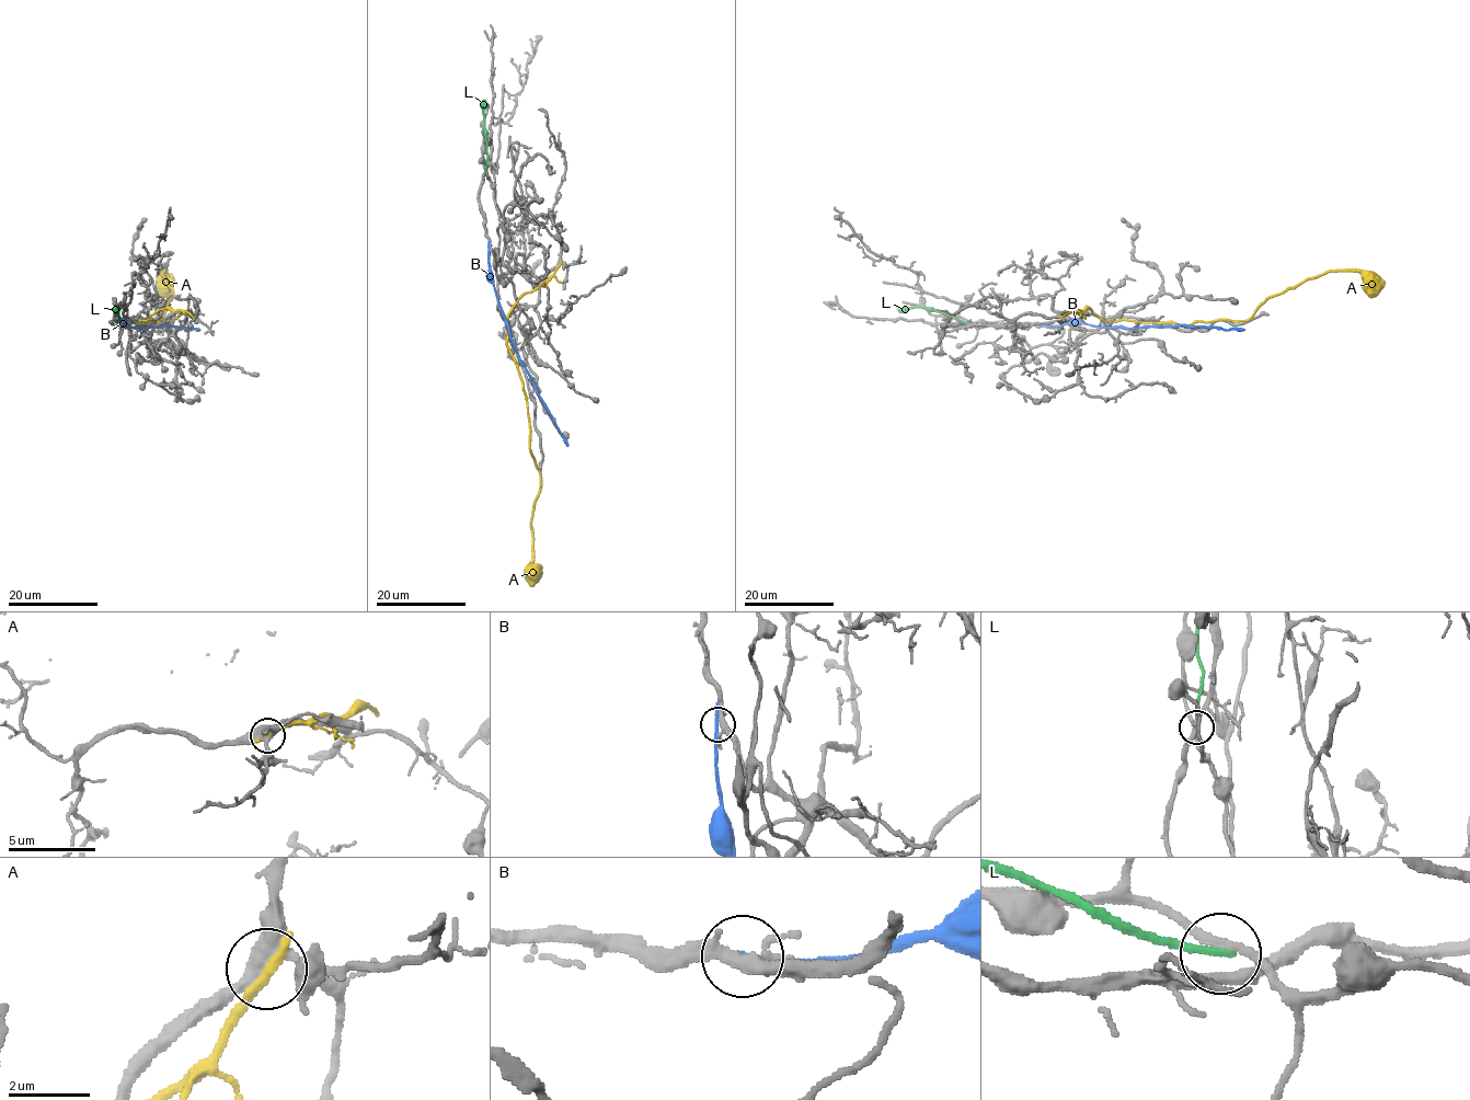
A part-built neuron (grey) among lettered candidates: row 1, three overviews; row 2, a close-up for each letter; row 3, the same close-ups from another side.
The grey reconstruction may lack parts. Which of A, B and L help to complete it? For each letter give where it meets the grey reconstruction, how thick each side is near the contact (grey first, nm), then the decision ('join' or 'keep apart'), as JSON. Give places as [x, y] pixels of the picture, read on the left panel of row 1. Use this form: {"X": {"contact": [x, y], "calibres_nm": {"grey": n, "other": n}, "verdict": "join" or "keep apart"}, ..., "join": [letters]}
{"A": {"contact": [191, 316], "calibres_nm": {"grey": 400, "other": 320}, "verdict": "keep apart"}, "B": {"contact": [121, 325], "calibres_nm": {"grey": 300, "other": 240}, "verdict": "keep apart"}, "L": {"contact": [118, 322], "calibres_nm": {"grey": 150, "other": 180}, "verdict": "keep apart"}, "join": []}

